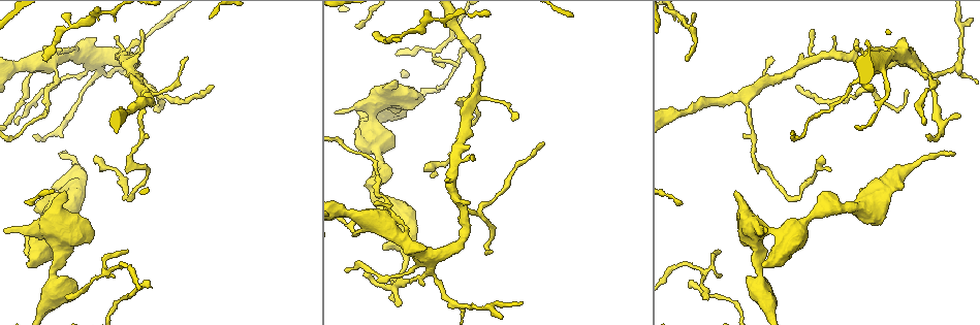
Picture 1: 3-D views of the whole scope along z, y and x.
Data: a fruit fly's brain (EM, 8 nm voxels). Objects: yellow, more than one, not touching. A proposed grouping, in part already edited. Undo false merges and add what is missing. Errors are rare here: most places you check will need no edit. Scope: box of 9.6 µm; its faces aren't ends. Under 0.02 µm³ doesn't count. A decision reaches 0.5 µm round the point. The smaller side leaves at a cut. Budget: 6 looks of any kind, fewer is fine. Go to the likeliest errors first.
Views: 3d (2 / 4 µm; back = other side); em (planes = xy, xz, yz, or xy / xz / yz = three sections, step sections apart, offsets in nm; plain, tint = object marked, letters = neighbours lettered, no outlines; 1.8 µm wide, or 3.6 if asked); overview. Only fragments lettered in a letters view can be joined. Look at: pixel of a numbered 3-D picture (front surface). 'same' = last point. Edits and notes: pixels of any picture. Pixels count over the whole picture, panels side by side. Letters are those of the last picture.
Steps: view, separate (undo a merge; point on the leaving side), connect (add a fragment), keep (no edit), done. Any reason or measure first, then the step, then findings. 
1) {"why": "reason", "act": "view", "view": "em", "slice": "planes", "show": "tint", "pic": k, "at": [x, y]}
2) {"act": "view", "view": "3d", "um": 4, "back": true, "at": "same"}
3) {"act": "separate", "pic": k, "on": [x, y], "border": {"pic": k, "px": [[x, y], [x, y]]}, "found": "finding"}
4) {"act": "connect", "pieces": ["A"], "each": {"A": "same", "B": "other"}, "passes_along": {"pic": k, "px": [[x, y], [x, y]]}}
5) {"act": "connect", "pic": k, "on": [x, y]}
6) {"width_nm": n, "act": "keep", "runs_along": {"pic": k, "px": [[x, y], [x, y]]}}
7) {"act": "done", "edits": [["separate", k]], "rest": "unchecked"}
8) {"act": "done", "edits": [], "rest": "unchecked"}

{"why": "tapers out", "act": "view", "view": "em", "slice": "planes", "show": "letters", "pic": 1, "at": [685, 59]}

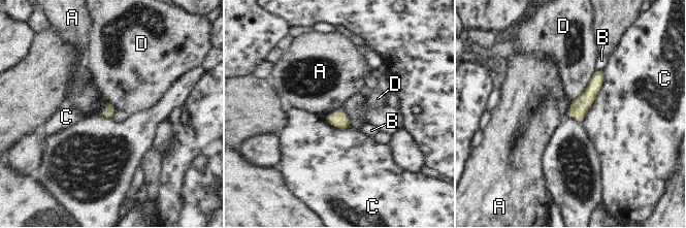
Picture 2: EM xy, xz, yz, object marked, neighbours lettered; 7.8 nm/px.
{"act": "keep", "each": {"A": "other", "B": "other", "C": "other", "D": "other"}, "runs_along": {"pic": 2, "px": [[600, 72], [576, 117]]}, "found": "none of them fits"}

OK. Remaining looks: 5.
{"why": "free end", "act": "view", "view": "em", "slice": "xy", "step": 8, "show": "letters", "pic": 1, "at": [764, 264]}

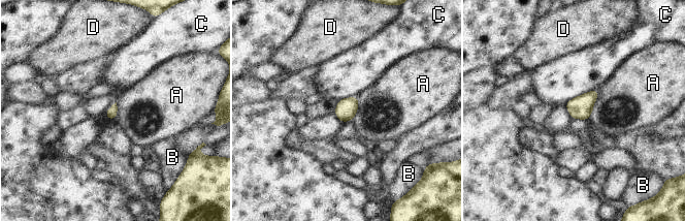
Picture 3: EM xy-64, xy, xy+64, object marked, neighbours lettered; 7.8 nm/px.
{"longest_contact_nm": ["C", 280], "act": "keep", "each": {"A": "other", "B": "other", "C": "other", "D": "other"}, "found": "no lettered fragment goes on from it"}

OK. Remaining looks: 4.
{"act": "view", "view": "3d", "um": 4, "pic": 1, "at": [720, 277]}

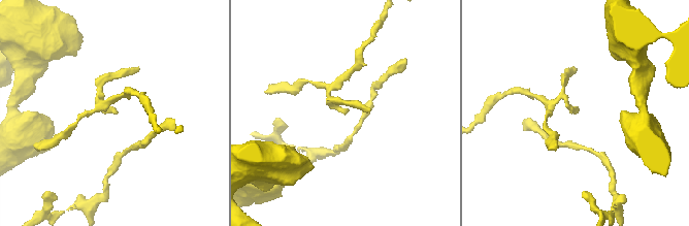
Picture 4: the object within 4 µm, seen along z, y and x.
{"why": "shape alone is not enough", "act": "view", "view": "em", "slice": "planes", "show": "tint", "pic": 4, "at": [115, 112]}

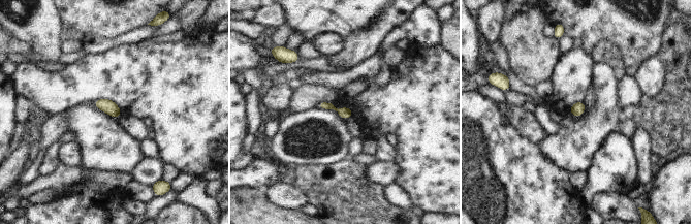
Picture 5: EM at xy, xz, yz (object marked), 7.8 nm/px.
{"act": "view", "view": "em", "slice": "planes", "show": "letters", "at": "same"}

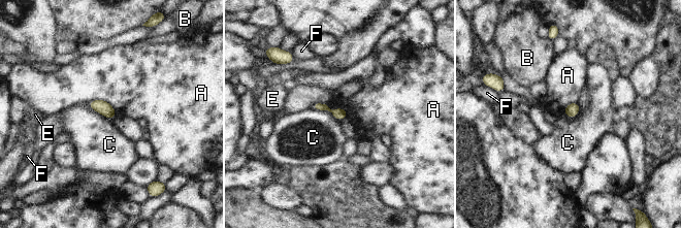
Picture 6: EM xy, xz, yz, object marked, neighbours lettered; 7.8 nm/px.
{"act": "keep", "each": {"A": "other", "B": "other", "C": "other", "E": "other", "F": "other"}, "border": {"pic": 6, "px": [[312, 107], [346, 111]]}, "found": "no lettered fragment goes on from it"}

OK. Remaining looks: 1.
{"act": "done", "edits": [], "rest": "unchecked"}

